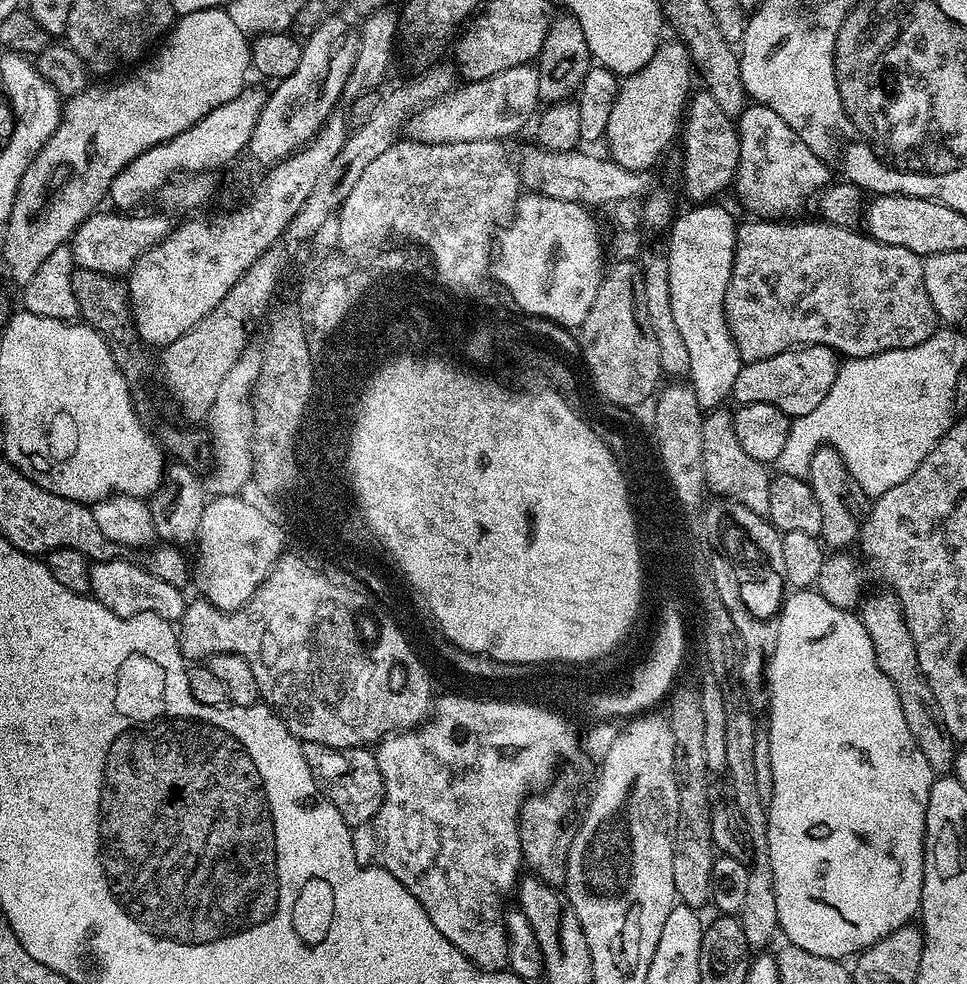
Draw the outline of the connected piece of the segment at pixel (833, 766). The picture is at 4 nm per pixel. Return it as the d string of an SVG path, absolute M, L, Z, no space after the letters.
M792 590L785 595L783 605L778 613L778 644L774 649L771 657L766 663L766 687L768 694L768 705L766 714L768 714L768 723L766 729L770 740L770 761L773 771L773 801L767 807L769 820L769 852L770 863L774 872L774 890L777 898L777 912L779 931L784 934L784 940L787 943L798 946L806 950L809 954L818 954L818 958L830 958L841 962L855 957L857 954L864 952L868 947L873 947L880 939L886 938L887 935L898 930L904 924L911 924L917 919L920 911L920 899L922 898L922 882L924 881L924 831L926 830L926 806L930 798L932 781L934 773L932 767L922 758L922 750L914 742L914 734L910 734L910 726L906 726L906 718L902 715L902 702L898 702L898 690L894 690L894 682L878 670L878 662L874 658L874 646L870 642L870 634L866 634L866 626L862 626L859 615L855 611L847 608L839 608L826 598L821 596L816 590Z

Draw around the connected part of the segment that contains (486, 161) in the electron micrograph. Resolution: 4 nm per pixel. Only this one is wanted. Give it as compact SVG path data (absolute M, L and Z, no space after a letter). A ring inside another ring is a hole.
M411 138L397 139L396 143L390 146L390 150L386 150L382 154L378 154L378 158L374 158L374 162L370 162L370 166L366 166L366 171L362 174L362 178L358 178L358 183L354 185L351 200L347 200L347 208L342 209L344 213L344 240L349 244L364 243L366 240L379 240L382 236L388 236L389 233L404 233L408 236L416 236L417 239L423 240L435 252L436 262L440 267L440 276L446 284L449 284L457 292L475 292L476 295L485 295L486 288L484 283L488 280L488 267L491 266L492 260L494 264L494 237L497 235L496 223L505 216L505 218L513 215L516 207L516 199L522 194L521 173L518 171L517 165L512 164L512 160L508 157L508 152L504 149L505 145L498 140L479 140L478 142L446 142L440 148L435 148L433 144L427 144L421 140L413 140Z

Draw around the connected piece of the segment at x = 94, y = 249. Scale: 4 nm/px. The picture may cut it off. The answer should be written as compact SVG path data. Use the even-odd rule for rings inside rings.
M104 211L93 212L76 227L76 233L70 241L76 268L94 270L113 278L123 277L135 268L142 254L146 254L160 240L165 240L174 227L173 221L168 221L164 216L136 216L140 214Z

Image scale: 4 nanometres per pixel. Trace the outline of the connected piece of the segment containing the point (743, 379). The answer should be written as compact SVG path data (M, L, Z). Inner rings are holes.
M810 344L794 348L790 352L779 352L770 358L749 360L741 363L738 378L734 378L731 399L737 405L766 402L778 406L790 418L805 416L826 398L838 371L838 356L826 346Z

